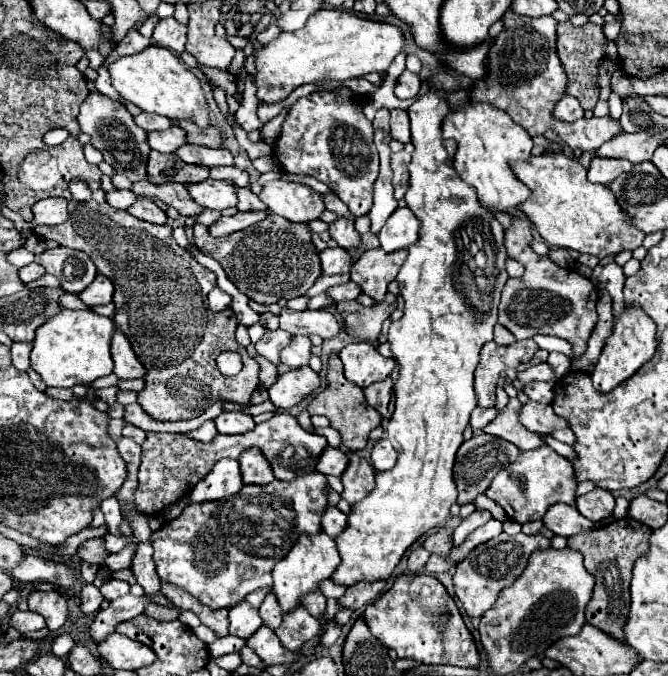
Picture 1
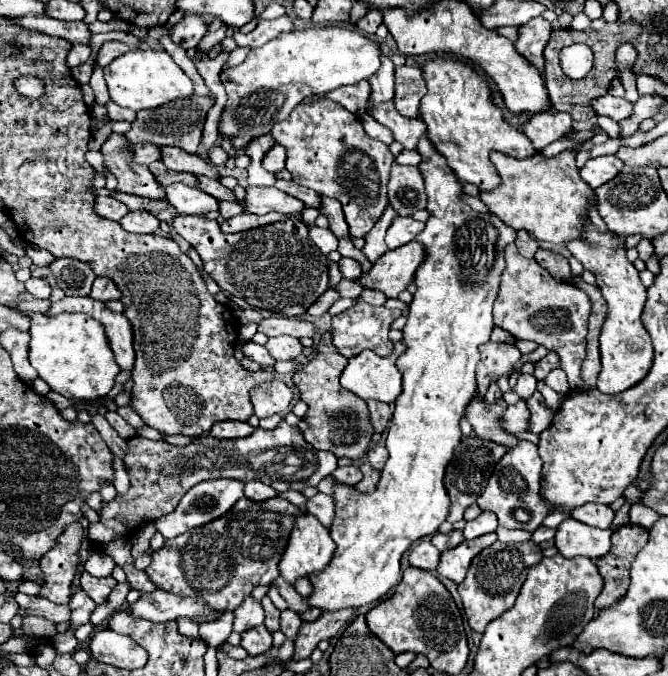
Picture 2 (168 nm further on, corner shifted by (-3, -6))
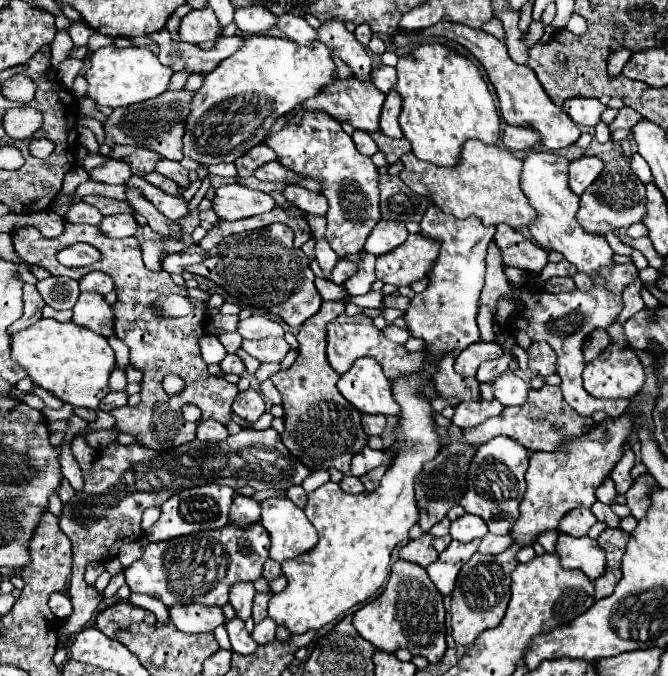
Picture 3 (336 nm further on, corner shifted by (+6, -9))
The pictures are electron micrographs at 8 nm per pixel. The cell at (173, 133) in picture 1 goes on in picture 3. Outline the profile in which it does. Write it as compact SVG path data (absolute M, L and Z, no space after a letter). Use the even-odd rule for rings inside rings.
M107 158L103 164L95 166L95 168L89 170L87 174L89 174L89 180L93 180L93 182L123 184L125 180L129 180L131 170L129 170L129 164L125 164L125 162L121 162L121 160Z

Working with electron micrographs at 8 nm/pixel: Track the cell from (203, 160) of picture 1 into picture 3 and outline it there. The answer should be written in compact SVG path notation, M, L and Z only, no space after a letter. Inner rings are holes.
M115 146L111 152L109 152L109 158L115 158L115 160L123 160L131 166L131 172L135 176L145 176L149 172L153 172L155 168L155 162L161 158L157 152L153 150L145 150L141 146Z

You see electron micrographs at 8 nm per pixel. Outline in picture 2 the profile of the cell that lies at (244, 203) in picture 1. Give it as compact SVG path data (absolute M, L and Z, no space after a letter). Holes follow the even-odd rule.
M198 177L198 179L200 179L198 187L200 187L202 191L208 191L212 197L216 197L216 199L220 199L220 201L234 201L232 191L226 189L218 179L210 179L210 177Z

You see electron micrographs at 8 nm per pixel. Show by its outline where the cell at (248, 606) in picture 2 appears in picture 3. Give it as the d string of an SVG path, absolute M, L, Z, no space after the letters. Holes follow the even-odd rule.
M237 582L231 588L229 594L229 602L233 604L237 616L241 620L247 620L251 616L251 604L253 604L253 596L255 596L255 588L251 582Z

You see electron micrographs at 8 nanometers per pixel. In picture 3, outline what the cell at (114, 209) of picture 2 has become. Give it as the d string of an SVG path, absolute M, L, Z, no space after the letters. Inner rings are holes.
M79 202L75 206L71 206L69 212L65 212L65 220L71 224L91 224L91 226L99 226L103 216L99 214L99 210L95 210L93 206Z

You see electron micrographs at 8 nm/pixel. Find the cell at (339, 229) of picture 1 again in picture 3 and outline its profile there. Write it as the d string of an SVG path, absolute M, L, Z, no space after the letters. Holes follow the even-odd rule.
M287 186L283 190L283 196L289 202L297 204L307 214L315 214L315 216L325 216L327 214L327 198L323 194L319 194L319 192L305 190L301 186Z

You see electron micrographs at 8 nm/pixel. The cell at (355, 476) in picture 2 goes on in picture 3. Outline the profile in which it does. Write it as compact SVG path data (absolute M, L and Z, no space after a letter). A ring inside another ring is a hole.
M345 476L345 478L341 480L341 488L343 488L345 492L351 492L351 494L361 494L361 492L365 490L365 486L361 484L361 480L355 478L355 476Z

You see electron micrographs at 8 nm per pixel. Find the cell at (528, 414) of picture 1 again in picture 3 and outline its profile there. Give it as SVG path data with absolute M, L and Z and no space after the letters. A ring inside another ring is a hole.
M477 400L477 402L461 402L459 406L455 406L455 416L453 416L453 424L457 424L459 428L467 428L467 426L477 426L481 422L485 422L491 416L497 416L503 412L505 406L501 406L497 400Z

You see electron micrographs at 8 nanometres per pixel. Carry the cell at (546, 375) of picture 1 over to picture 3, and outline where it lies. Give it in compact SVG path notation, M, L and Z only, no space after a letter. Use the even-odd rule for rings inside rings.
M503 372L491 382L491 388L495 400L499 400L503 406L521 406L527 400L529 390L529 386L513 372Z

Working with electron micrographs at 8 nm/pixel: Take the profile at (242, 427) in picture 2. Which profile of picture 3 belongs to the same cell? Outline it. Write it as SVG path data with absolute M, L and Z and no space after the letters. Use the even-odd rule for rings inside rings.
M203 420L197 426L197 438L201 442L219 442L219 440L223 440L227 436L229 436L227 428L217 420Z

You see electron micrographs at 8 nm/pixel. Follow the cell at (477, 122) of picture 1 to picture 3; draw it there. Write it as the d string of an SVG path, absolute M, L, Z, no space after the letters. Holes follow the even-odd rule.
M439 42L421 44L413 52L401 56L395 70L395 90L403 98L399 126L419 160L437 166L453 166L459 160L465 140L477 138L485 144L495 144L499 140L501 120L493 96L473 60Z

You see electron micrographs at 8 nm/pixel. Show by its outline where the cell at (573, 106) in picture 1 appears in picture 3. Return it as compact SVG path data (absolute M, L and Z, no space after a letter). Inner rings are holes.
M507 126L503 130L501 142L511 152L523 152L523 150L539 146L541 138L533 130L525 130L525 128L519 128L519 126Z

